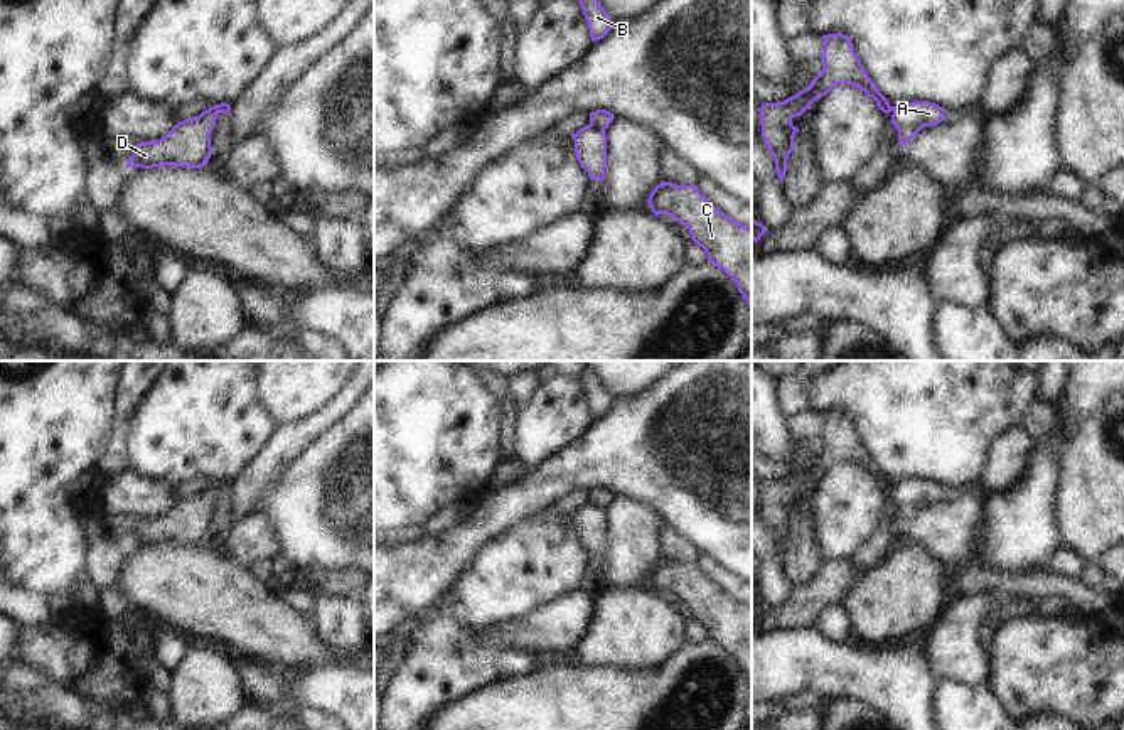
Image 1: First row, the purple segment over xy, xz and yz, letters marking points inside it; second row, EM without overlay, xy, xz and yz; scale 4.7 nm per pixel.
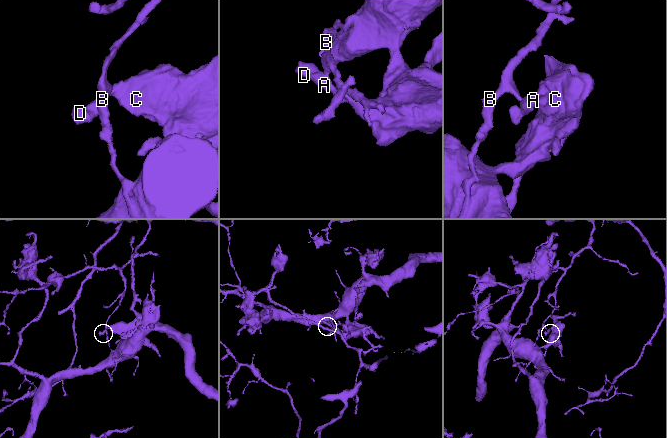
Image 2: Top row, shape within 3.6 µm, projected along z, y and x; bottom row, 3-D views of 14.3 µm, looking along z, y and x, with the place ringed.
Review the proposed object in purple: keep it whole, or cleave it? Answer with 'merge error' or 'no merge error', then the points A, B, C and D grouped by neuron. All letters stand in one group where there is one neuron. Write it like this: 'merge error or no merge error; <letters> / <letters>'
merge error; A C D / B

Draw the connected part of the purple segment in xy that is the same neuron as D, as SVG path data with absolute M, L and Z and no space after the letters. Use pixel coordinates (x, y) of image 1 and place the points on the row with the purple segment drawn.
M211 106L199 116L179 121L163 138L140 142L125 167L153 169L177 165L201 169L207 165L212 153L211 133L216 118L216 106Z

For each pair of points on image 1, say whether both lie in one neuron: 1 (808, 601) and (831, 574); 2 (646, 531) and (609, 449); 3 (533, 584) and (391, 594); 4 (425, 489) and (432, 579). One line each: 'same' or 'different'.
1: same
2: different
3: different
4: different

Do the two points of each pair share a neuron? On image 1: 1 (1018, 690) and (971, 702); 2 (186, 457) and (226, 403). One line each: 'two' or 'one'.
1: two
2: one

